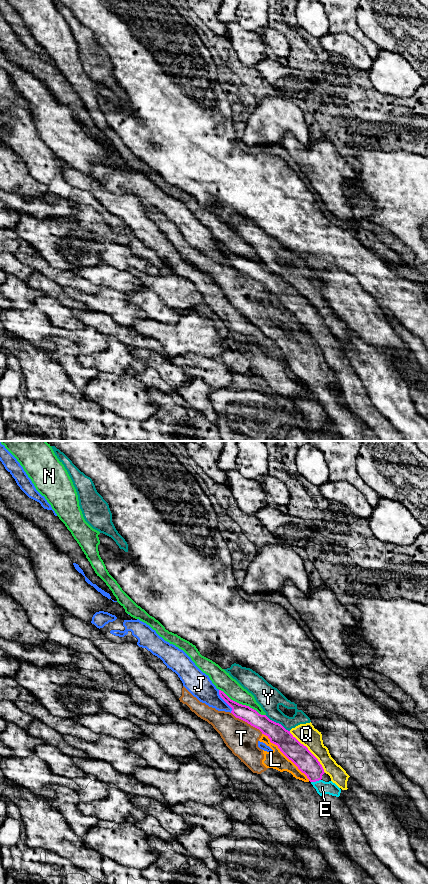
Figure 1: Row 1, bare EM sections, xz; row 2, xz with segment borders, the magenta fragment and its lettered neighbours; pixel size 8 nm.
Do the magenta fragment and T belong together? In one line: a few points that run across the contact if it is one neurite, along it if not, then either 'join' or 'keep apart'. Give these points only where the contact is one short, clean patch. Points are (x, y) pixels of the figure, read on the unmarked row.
xz (231, 264), (236, 269), (256, 279), (262, 285) | keep apart

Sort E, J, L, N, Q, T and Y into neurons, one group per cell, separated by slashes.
E / J / L T / N / Q Y

